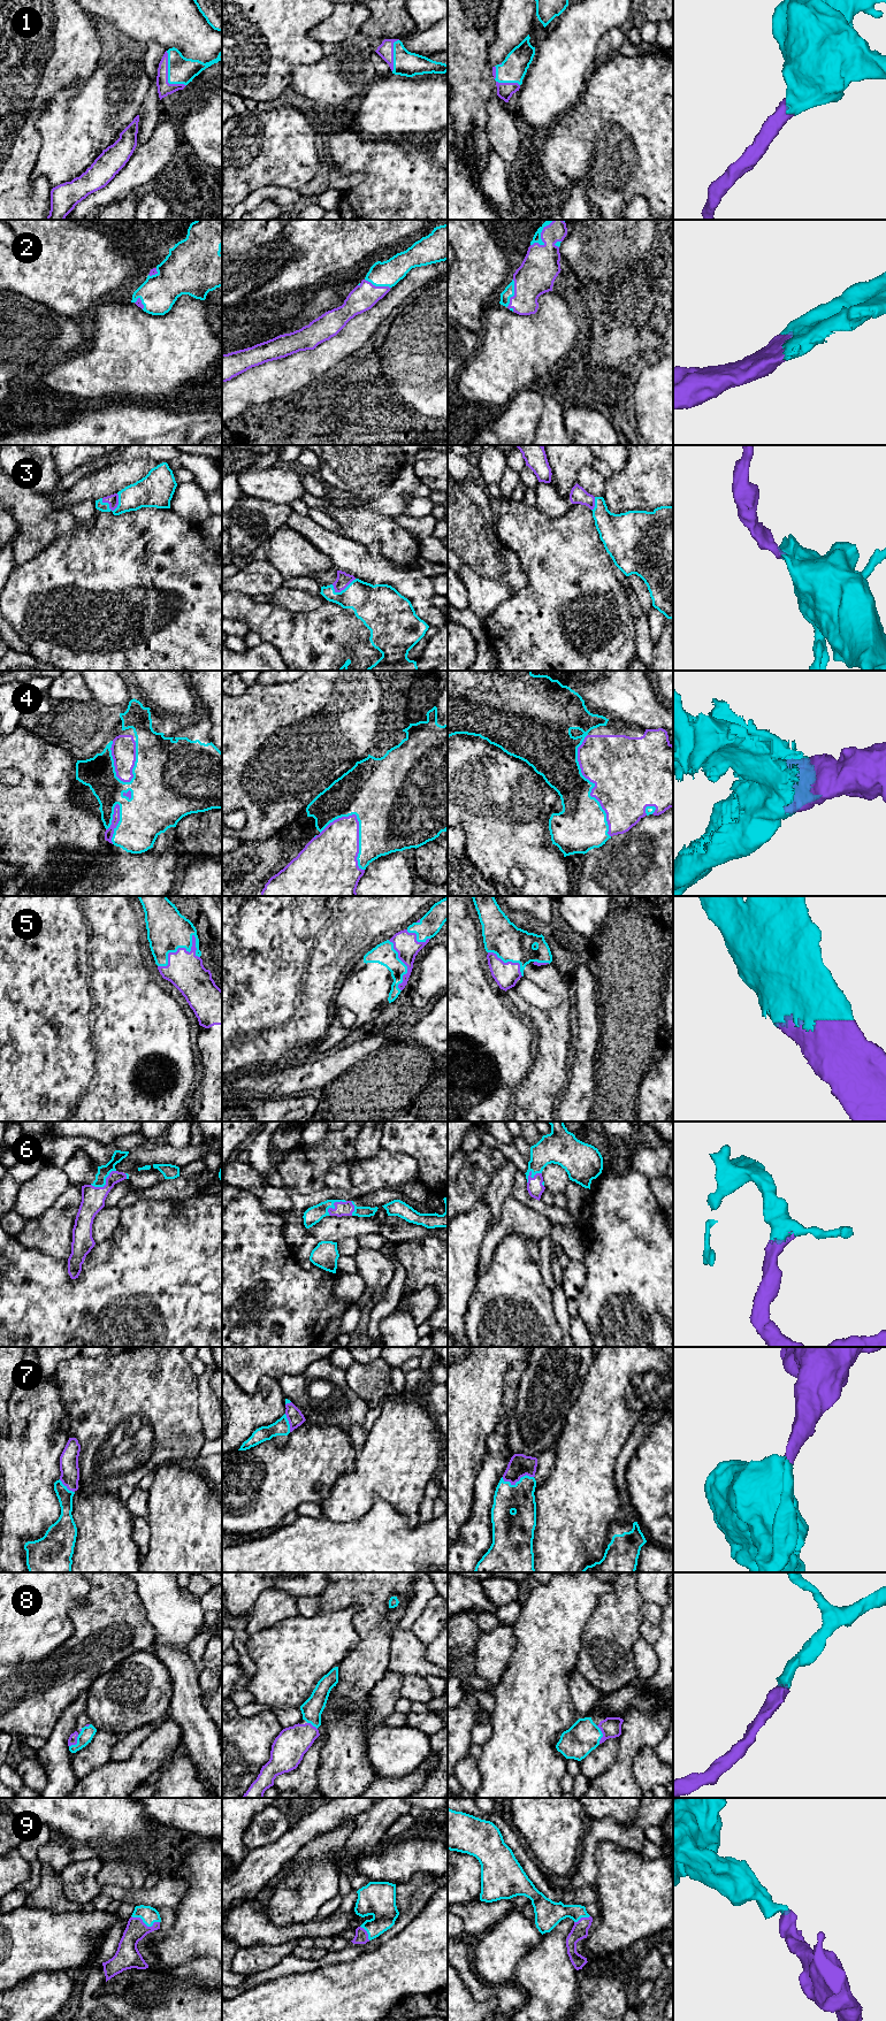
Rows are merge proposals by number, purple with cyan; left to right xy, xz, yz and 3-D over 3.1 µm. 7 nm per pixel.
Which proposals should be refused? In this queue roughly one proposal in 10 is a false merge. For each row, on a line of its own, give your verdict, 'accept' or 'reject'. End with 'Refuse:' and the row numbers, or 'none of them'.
1: accept
2: accept
3: accept
4: accept
5: accept
6: accept
7: accept
8: accept
9: accept
Refuse: none of them

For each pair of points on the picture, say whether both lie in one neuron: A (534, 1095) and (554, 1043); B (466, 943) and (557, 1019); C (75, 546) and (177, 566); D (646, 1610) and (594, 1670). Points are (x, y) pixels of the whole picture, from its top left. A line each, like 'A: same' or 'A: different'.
A: same
B: different
C: same
D: different

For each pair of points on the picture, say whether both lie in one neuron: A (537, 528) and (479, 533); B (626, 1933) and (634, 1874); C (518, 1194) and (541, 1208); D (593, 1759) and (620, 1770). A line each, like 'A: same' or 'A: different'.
A: different
B: same
C: same
D: different

